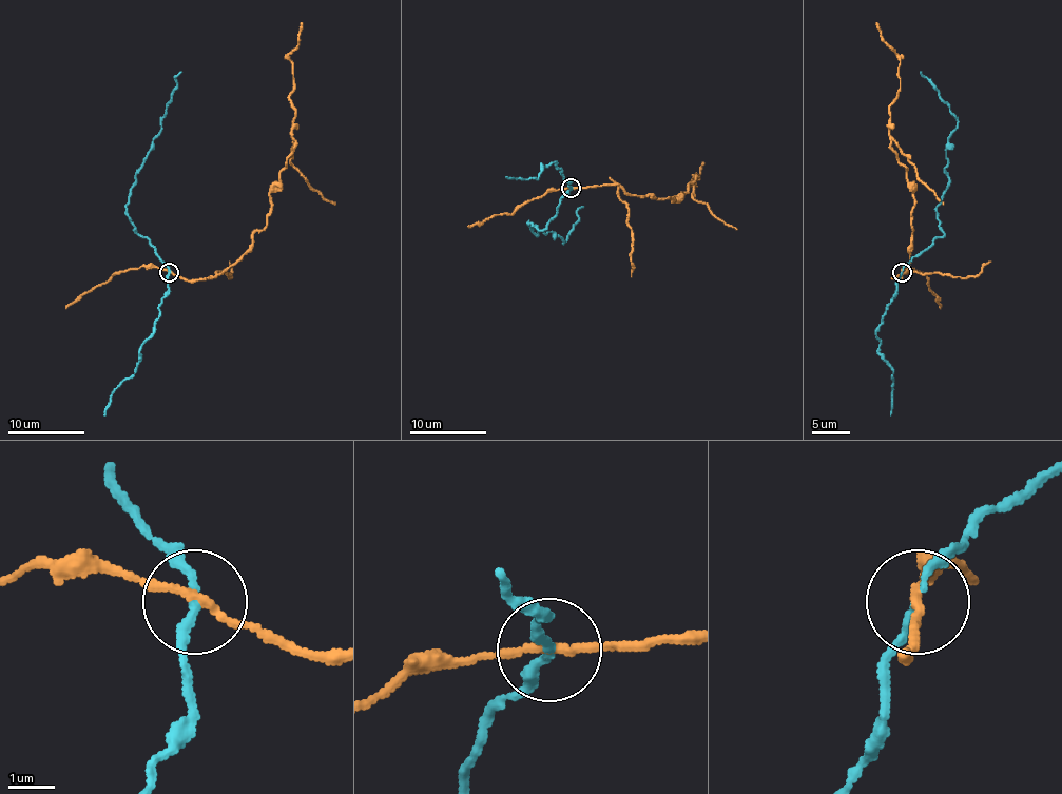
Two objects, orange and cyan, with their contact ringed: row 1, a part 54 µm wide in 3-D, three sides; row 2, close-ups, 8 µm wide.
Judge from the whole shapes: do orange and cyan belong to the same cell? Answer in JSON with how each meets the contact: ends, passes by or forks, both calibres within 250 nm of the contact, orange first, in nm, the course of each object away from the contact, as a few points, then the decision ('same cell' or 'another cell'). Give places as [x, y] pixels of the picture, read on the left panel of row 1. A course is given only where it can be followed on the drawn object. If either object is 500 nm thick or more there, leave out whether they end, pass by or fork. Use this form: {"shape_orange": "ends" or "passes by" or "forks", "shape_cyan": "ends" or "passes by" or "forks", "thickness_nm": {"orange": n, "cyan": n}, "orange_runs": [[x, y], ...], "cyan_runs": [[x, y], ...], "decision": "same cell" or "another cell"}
{"shape_orange": "passes by", "shape_cyan": "passes by", "thickness_nm": {"orange": 170, "cyan": 160}, "orange_runs": [[169, 272], [188, 279], [214, 278], [264, 229], [270, 190], [294, 144], [289, 55], [298, 43], [302, 22]], "cyan_runs": [[169, 272], [127, 211], [130, 189], [176, 85], [174, 78], [181, 72]], "decision": "another cell"}

